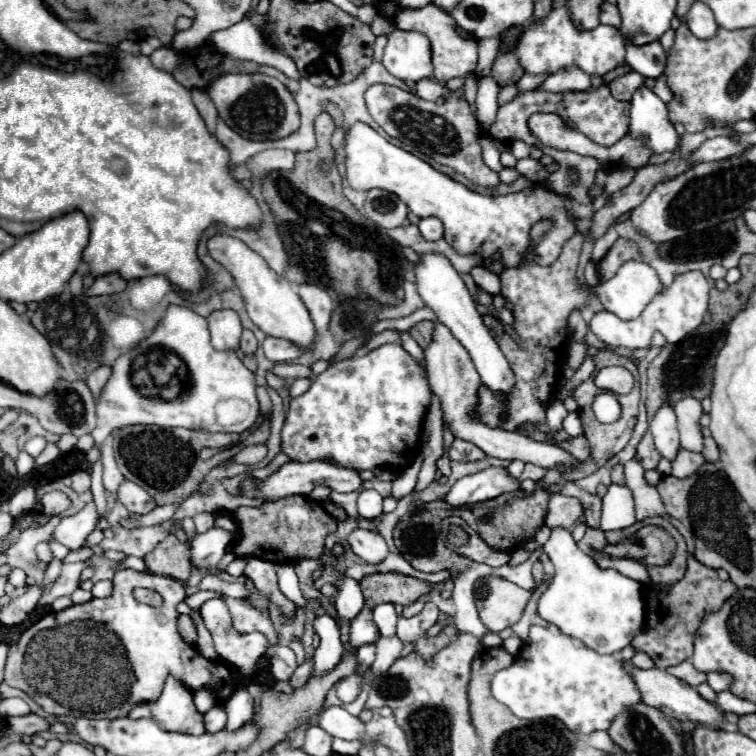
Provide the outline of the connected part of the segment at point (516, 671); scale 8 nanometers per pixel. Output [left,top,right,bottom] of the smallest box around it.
[492,626,642,734]

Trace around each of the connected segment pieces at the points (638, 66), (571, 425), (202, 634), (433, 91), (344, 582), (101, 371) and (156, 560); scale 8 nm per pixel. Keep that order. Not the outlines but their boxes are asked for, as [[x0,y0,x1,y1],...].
[[624,36,666,80],[564,412,580,436],[194,610,218,660],[416,78,450,100],[336,576,364,620],[86,364,110,394],[144,534,190,580]]

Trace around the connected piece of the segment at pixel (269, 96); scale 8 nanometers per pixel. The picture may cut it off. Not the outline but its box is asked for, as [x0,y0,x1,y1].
[206,72,300,140]

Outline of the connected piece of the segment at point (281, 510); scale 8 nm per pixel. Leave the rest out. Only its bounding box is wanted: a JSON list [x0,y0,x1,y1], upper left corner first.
[234,496,338,562]

